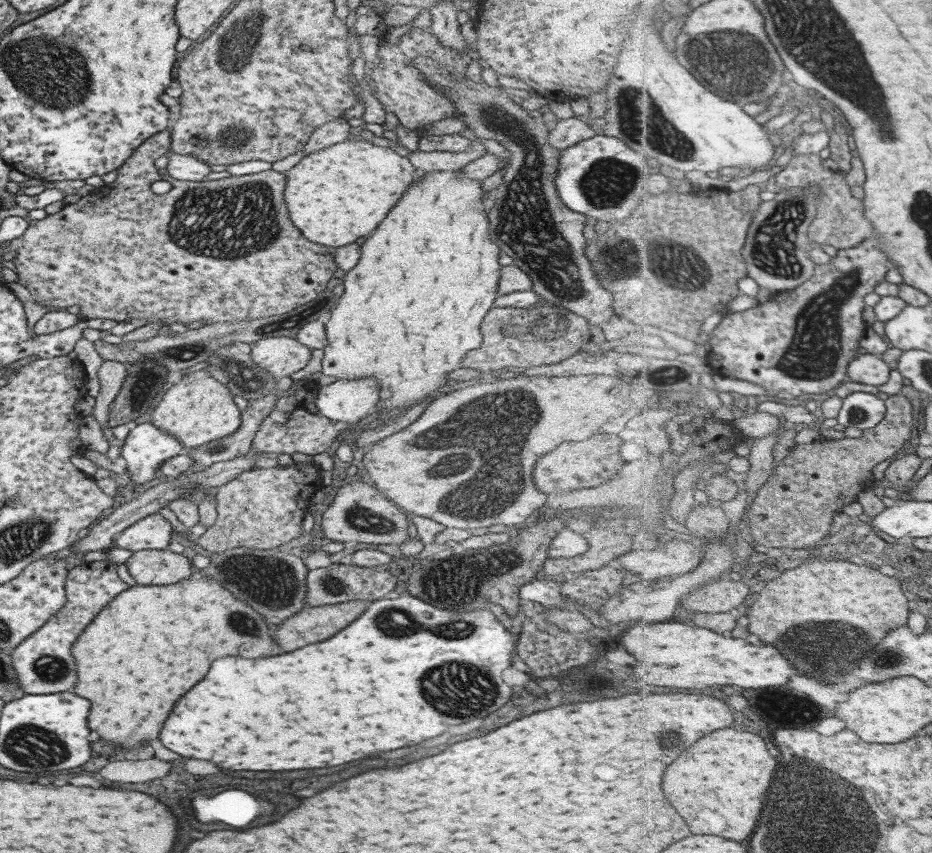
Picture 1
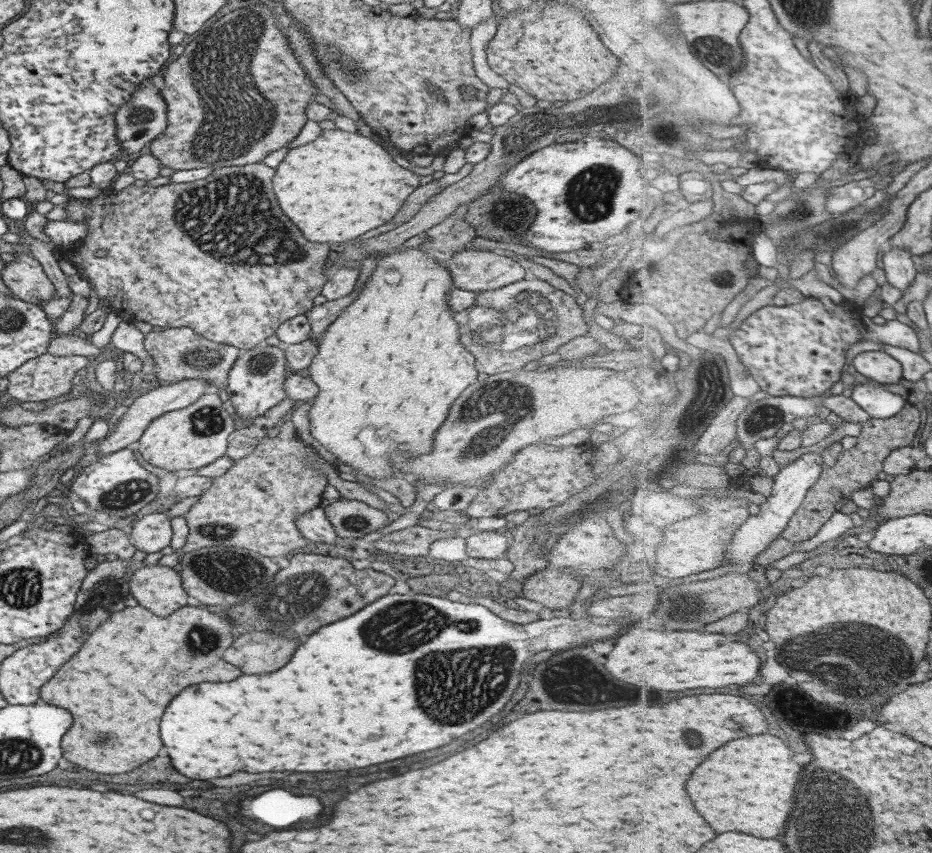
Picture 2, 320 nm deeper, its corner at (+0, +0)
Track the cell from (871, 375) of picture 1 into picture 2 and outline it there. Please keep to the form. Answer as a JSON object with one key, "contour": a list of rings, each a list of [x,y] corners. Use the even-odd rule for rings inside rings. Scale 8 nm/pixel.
{"contour":[[[883,350],[862,352],[852,362],[859,374],[881,385],[897,384],[904,378],[901,362]]]}

